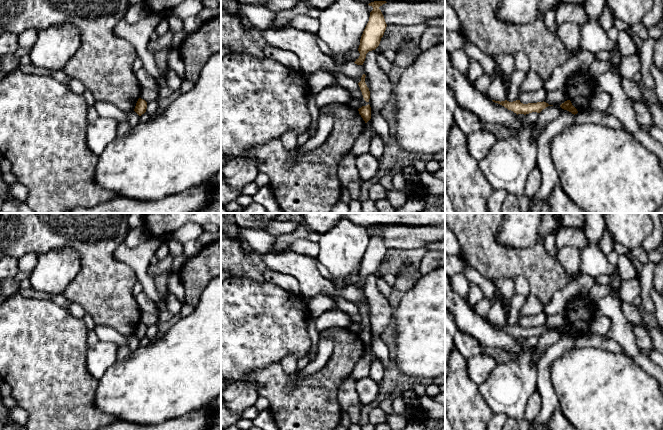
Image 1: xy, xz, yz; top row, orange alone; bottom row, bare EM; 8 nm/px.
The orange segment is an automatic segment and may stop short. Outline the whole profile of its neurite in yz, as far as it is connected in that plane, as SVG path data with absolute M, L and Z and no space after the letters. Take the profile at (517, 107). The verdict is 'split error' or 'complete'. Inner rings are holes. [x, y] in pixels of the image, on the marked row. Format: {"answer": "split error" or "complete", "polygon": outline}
{"answer": "complete", "polygon": "M492 100L495 103L498 103L502 106L504 106L505 108L507 108L508 110L513 111L514 113L518 114L529 114L532 112L537 112L540 113L543 109L545 109L548 106L553 106L553 105L549 105L546 102L537 102L537 103L528 103L528 104L523 104L520 102L520 100L516 100L513 102L509 102L507 100L505 101L495 101Z"}

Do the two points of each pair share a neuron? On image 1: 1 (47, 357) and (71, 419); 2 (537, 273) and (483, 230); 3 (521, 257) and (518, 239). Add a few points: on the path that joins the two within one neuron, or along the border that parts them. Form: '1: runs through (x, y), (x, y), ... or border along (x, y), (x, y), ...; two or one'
1: runs through (47, 372), (59, 398), (65, 404); one
2: runs through (522, 261), (509, 261), (493, 245); one
3: border along (539, 234), (526, 246), (497, 241); two

